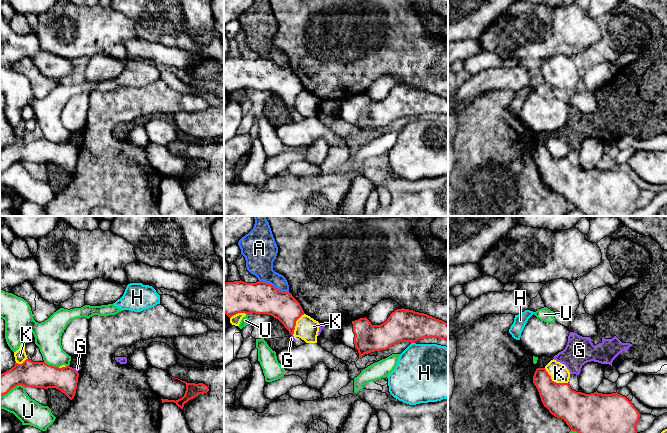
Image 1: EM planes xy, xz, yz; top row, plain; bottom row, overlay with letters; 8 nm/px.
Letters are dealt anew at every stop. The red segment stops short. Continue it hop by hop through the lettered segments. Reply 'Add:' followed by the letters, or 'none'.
Add: none

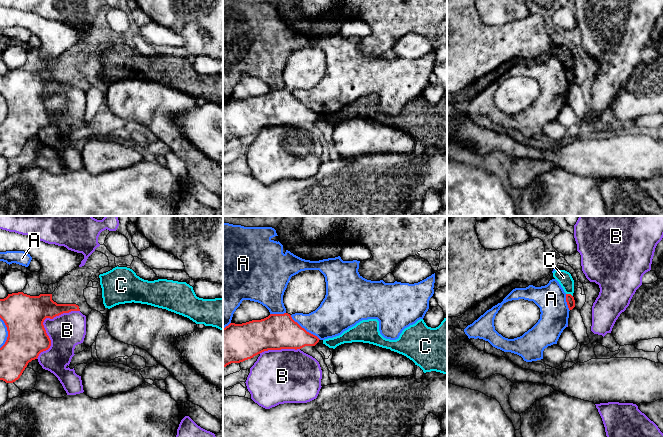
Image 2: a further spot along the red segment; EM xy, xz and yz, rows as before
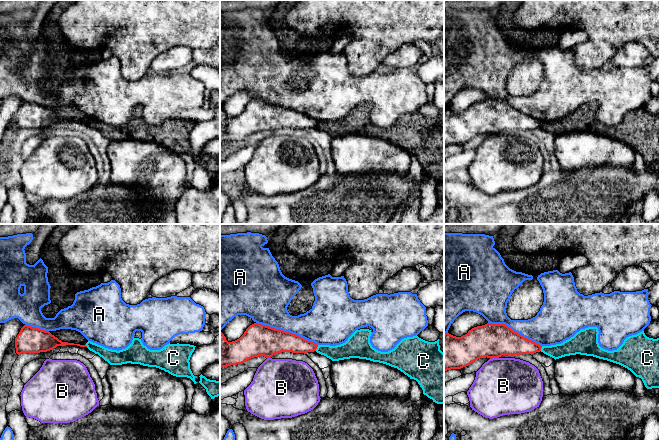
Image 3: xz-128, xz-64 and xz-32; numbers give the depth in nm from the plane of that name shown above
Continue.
Add: none

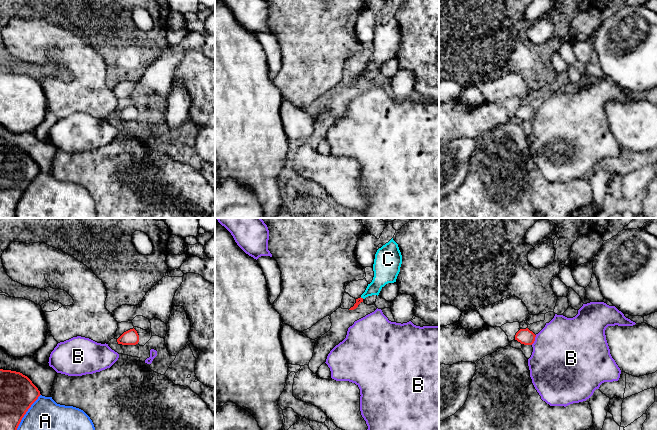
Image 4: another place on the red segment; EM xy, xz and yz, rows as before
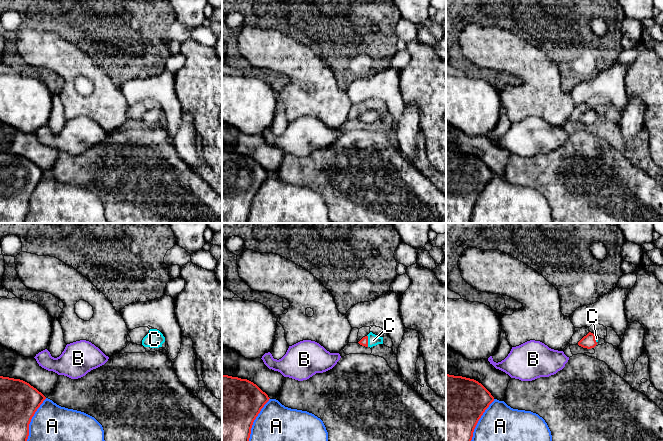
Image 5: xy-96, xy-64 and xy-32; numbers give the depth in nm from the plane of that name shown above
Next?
Add: C

